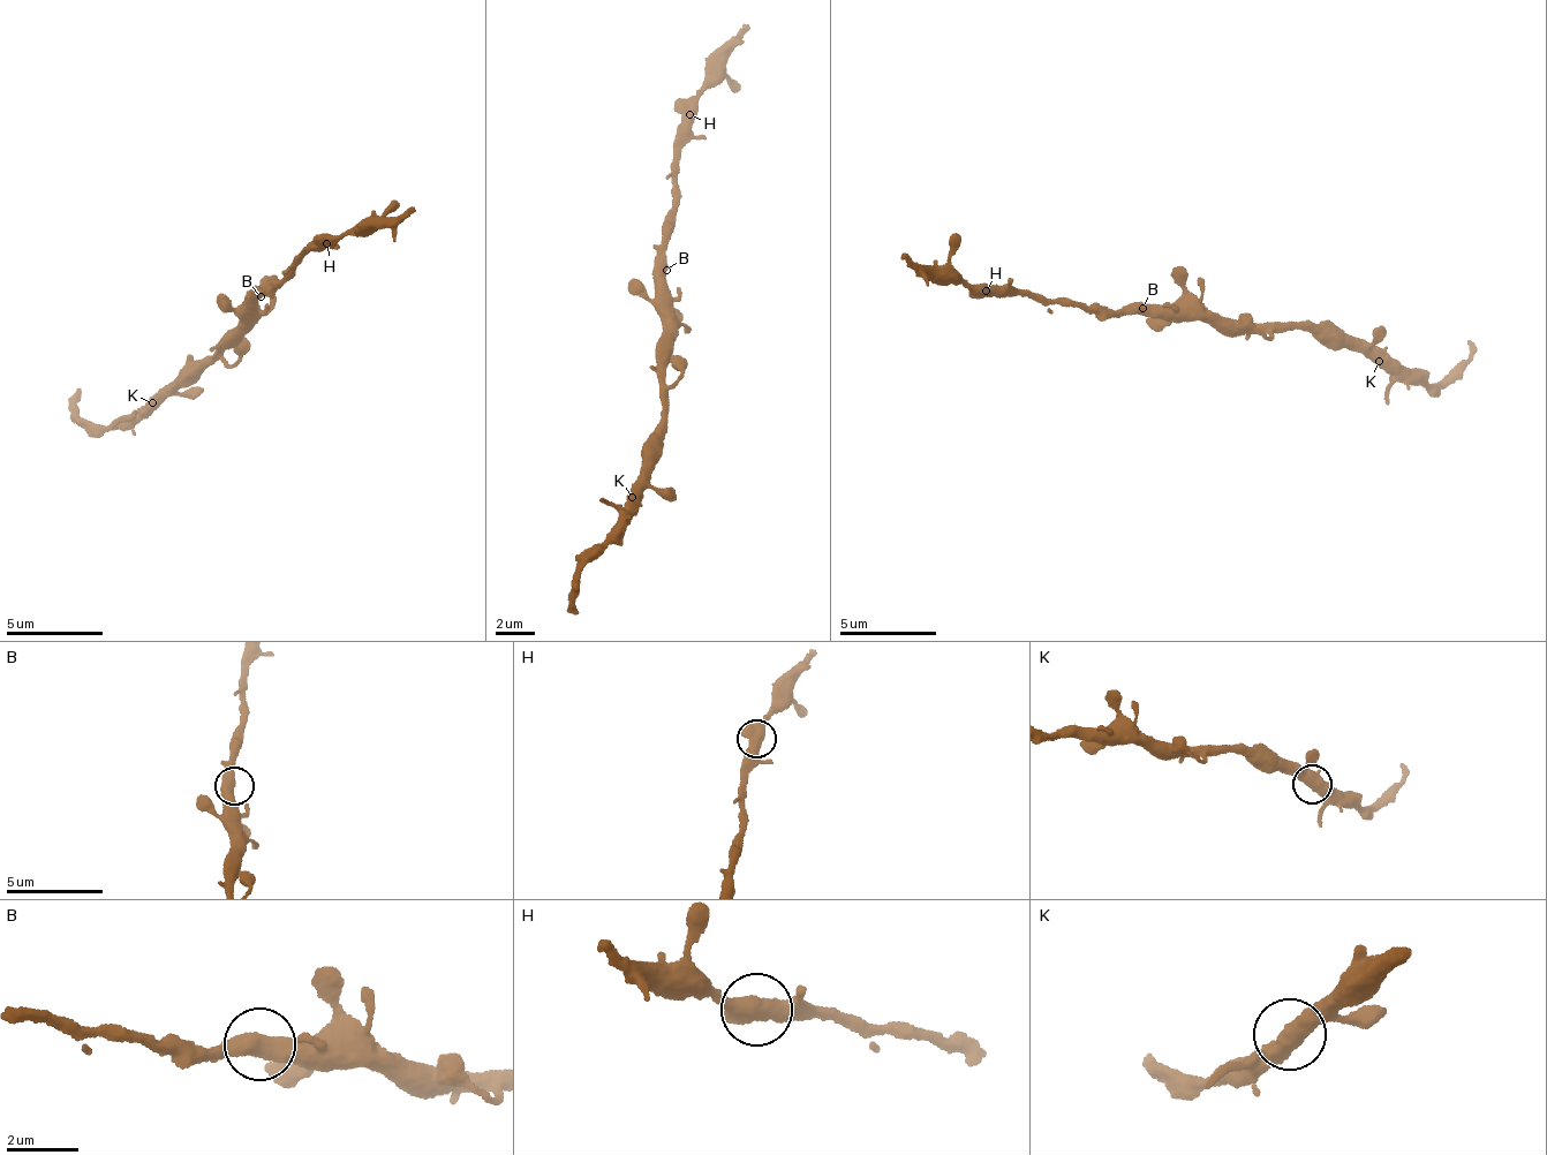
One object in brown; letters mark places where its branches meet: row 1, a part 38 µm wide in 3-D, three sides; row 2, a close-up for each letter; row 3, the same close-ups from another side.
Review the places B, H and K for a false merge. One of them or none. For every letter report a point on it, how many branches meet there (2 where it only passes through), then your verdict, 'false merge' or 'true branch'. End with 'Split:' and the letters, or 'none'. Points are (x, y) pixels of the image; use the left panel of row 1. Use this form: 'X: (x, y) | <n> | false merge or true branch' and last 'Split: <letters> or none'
B: (261, 296) | 2 | true branch
H: (326, 243) | 2 | true branch
K: (152, 402) | 2 | true branch
Split: none

